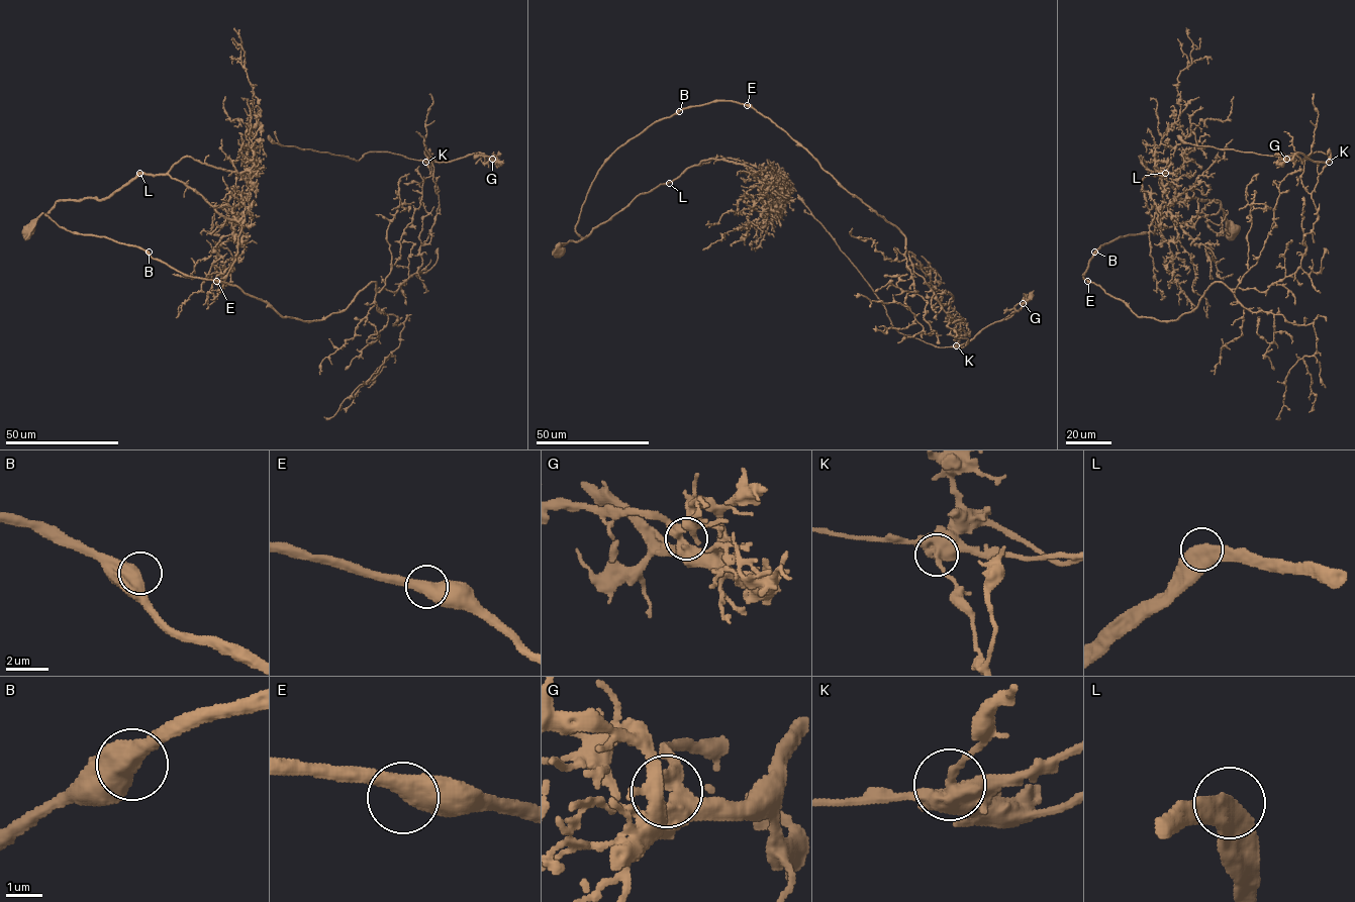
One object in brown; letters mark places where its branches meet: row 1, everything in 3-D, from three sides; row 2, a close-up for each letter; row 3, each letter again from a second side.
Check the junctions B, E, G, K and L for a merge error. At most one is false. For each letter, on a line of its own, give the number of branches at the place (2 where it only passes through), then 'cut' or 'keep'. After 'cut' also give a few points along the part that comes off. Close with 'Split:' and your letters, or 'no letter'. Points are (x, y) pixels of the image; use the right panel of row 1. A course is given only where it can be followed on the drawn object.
B: 2 branches meet; keep
E: 2 branches meet; keep
G: 3 branches meet; keep
K: 2 branches meet; cut; foreign part runs (1329, 162), (1330, 158), (1322, 152), (1291, 161), (1197, 145), (1177, 135)
L: 2 branches meet; keep
Split: K

